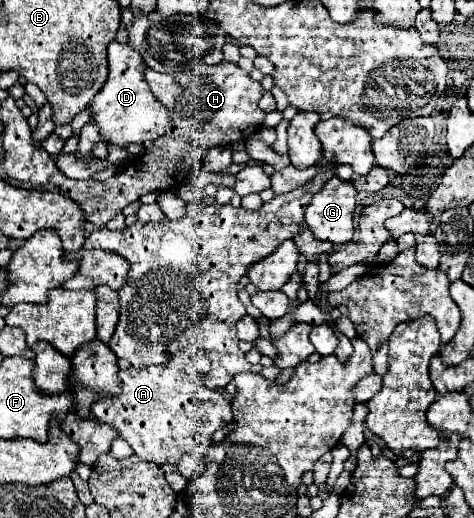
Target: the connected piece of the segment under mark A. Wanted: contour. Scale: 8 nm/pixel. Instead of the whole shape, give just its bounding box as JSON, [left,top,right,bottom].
[91,348,233,464]

